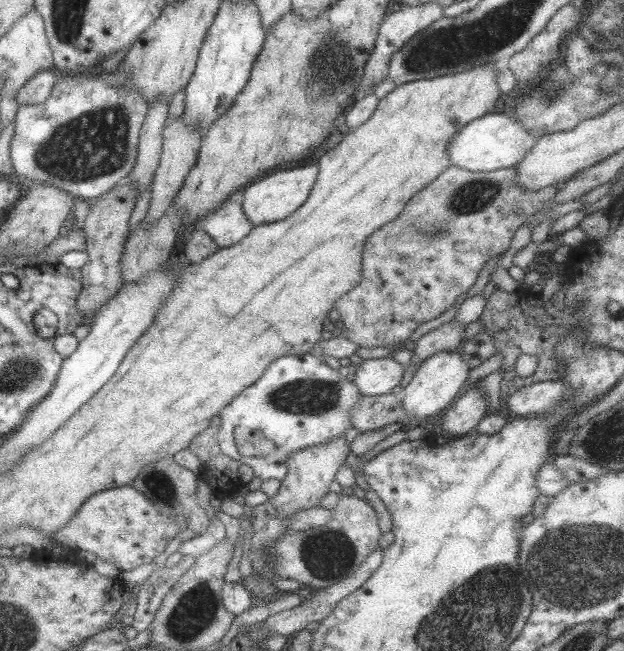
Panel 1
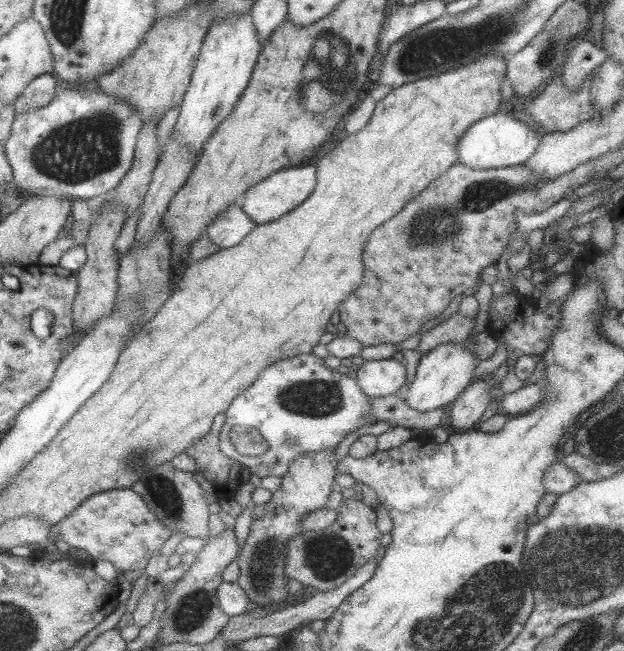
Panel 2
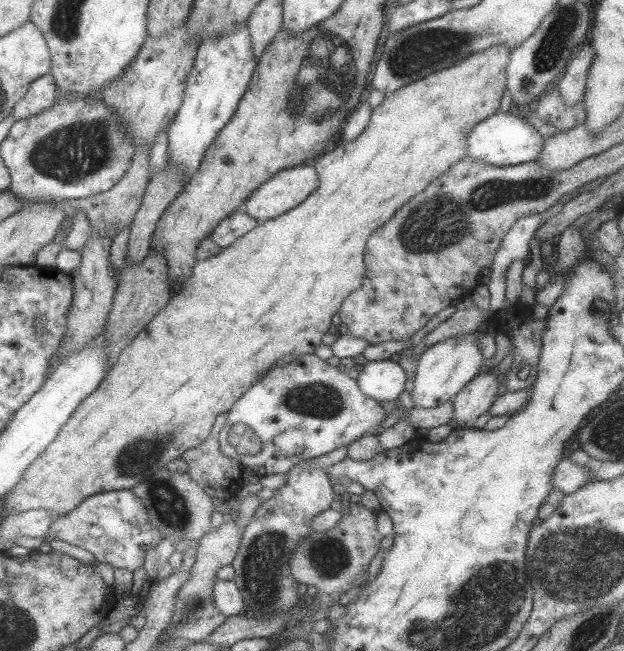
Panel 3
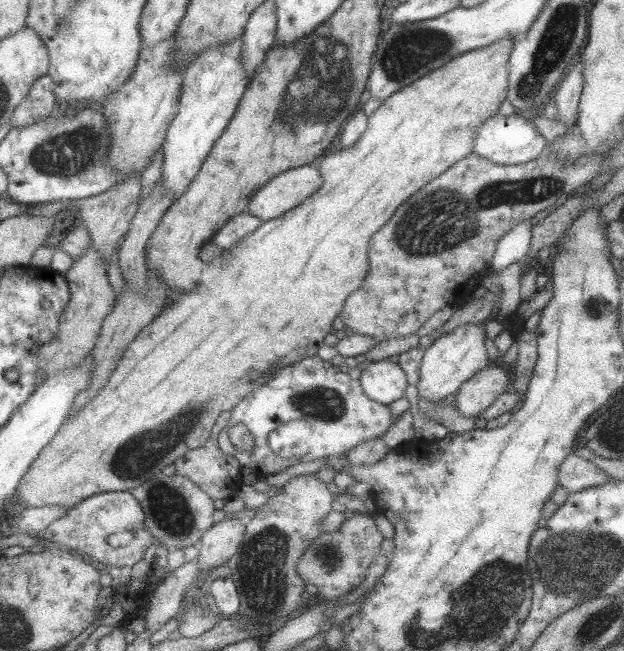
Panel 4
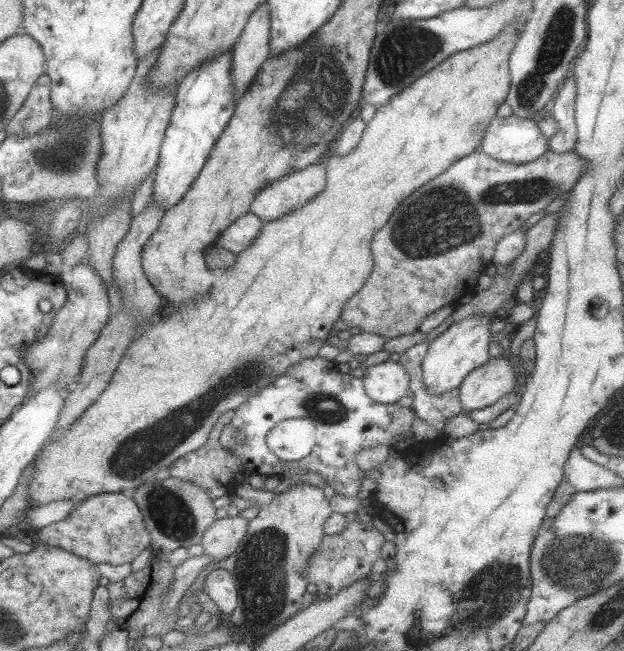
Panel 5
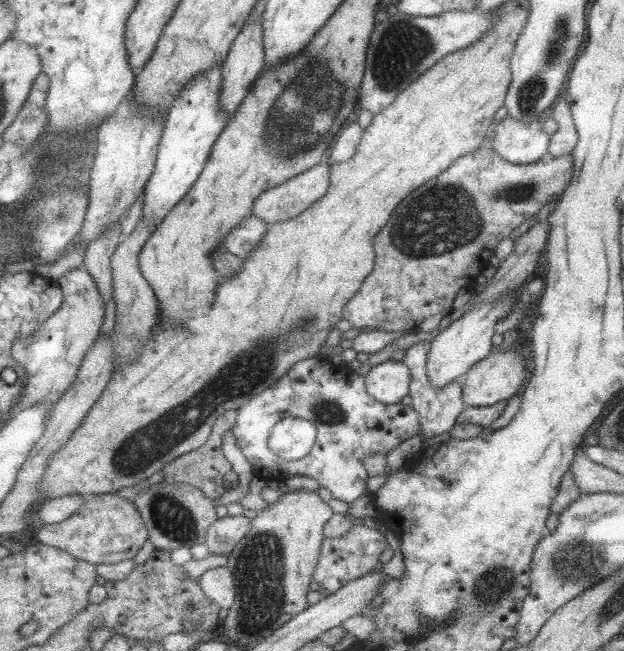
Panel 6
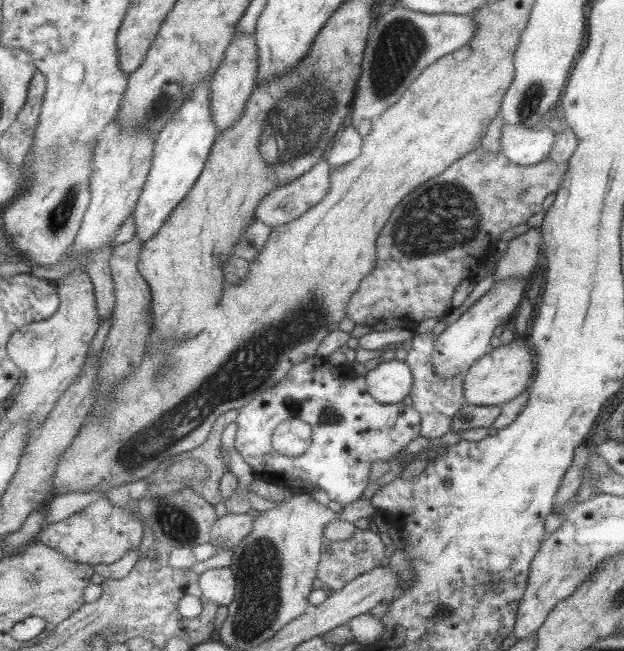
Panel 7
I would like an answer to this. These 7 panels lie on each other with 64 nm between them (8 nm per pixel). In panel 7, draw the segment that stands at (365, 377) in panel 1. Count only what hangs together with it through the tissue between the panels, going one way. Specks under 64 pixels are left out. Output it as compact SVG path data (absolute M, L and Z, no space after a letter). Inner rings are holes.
M402 360L380 363L367 374L369 391L384 404L398 404L411 397L415 389L415 374Z

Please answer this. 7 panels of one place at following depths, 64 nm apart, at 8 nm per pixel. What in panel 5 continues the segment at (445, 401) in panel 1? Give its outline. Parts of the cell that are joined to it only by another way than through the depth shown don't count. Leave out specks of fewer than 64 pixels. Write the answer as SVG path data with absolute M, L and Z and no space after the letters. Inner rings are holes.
M488 316L471 317L451 325L446 332L434 340L427 361L424 363L427 390L432 395L444 395L450 390L459 389L463 385L464 378L488 363L490 322L492 320Z

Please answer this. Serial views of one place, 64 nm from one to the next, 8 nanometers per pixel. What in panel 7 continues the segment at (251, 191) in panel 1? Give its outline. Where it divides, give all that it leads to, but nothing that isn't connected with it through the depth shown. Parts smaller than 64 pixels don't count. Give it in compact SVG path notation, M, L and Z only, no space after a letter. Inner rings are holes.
M324 158L319 165L316 165L314 169L307 172L303 177L272 191L266 197L266 200L262 201L262 205L260 205L259 212L257 213L258 219L262 219L270 226L279 227L303 217L310 209L314 209L316 205L322 203L328 196L328 193L331 192L333 173L333 166L327 158Z

